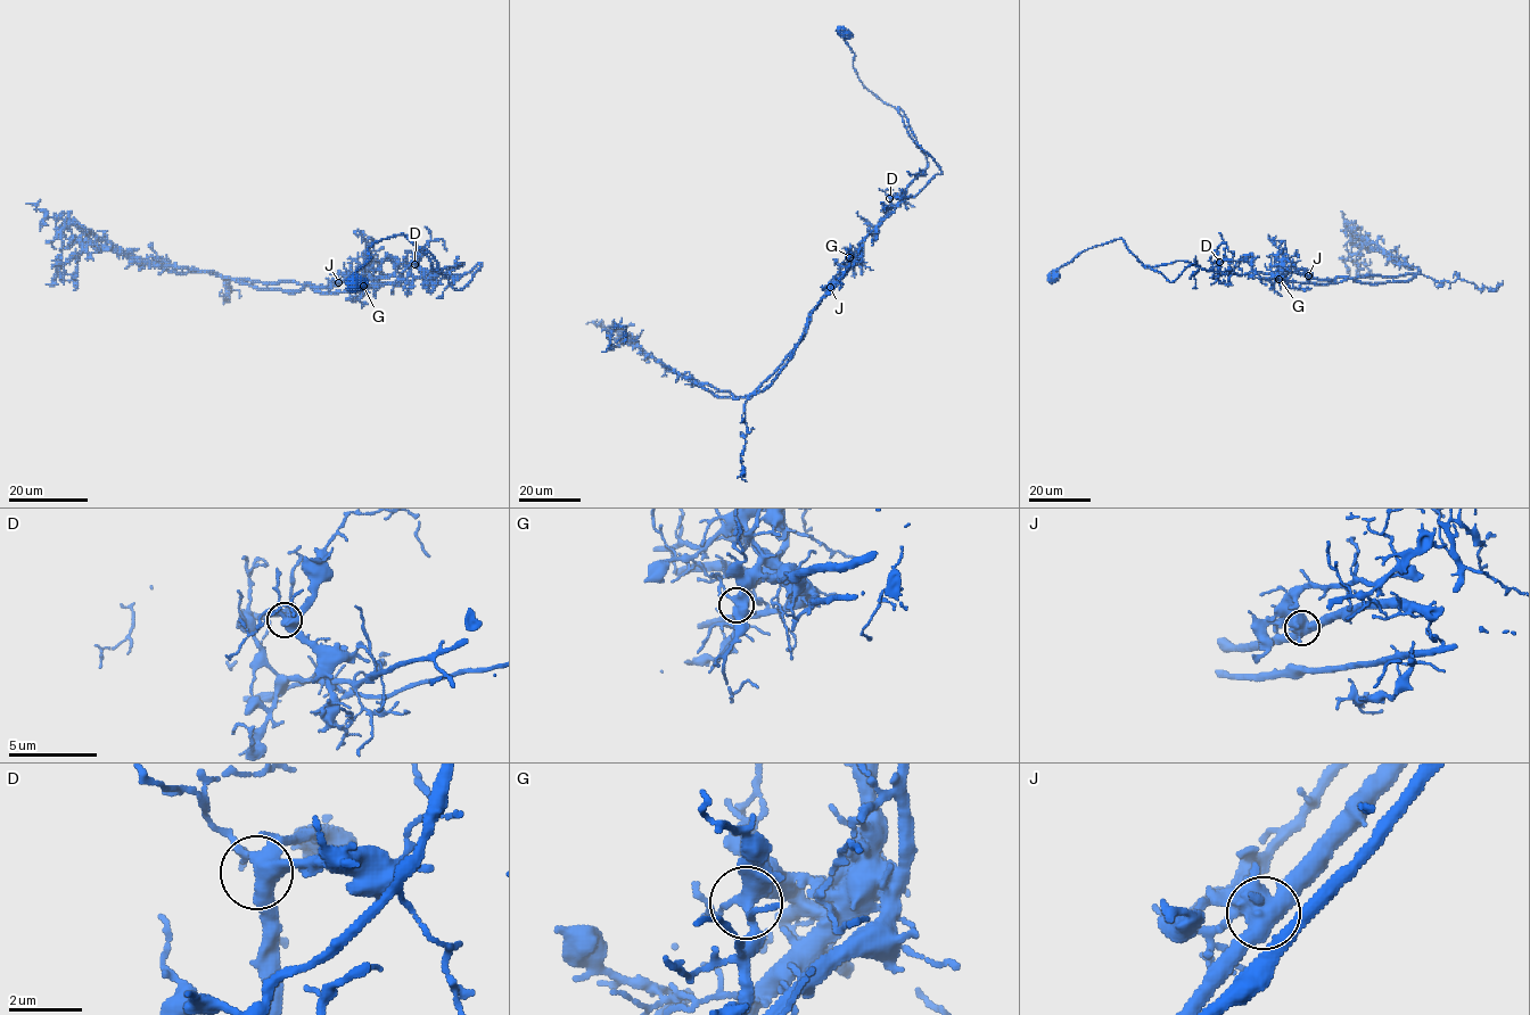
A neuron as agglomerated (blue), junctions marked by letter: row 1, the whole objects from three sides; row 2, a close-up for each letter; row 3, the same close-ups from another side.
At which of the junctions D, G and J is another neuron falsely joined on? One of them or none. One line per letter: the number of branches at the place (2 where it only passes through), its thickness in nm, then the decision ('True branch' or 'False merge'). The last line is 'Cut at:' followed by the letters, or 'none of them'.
D: Branches: 5. Thickness 440 nm. True branch
G: Branches: 5. Thickness 380 nm. True branch
J: Branches: 5. Thickness 600 nm. False merge
Cut at: J

